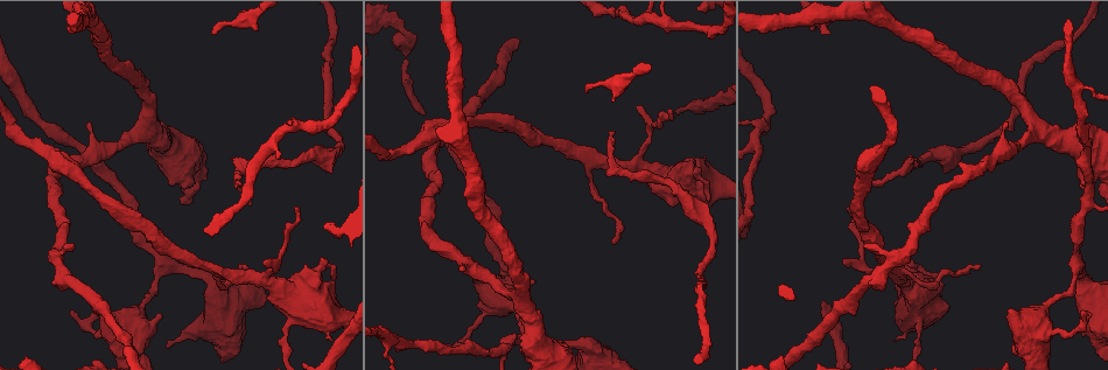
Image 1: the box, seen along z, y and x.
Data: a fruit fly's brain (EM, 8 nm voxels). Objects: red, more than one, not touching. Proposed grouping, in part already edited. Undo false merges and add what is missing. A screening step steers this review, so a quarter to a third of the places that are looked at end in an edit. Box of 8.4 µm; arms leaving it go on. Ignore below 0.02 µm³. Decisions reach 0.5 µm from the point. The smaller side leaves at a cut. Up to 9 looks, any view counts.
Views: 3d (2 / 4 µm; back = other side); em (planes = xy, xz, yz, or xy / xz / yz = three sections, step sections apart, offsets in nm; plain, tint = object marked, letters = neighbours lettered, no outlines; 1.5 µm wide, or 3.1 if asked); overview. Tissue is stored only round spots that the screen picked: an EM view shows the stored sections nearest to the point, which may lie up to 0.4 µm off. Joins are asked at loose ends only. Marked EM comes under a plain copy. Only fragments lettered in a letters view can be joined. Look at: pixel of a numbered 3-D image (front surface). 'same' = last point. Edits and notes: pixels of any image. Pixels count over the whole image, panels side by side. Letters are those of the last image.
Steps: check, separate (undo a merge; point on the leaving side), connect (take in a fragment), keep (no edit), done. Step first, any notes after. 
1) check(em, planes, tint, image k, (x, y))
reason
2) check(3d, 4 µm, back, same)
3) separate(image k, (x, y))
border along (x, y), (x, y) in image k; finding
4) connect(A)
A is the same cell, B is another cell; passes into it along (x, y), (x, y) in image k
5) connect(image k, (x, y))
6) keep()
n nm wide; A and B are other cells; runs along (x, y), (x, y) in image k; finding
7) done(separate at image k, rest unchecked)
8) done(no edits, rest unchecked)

check(em, planes, tint, image 1, (846, 208))
free end

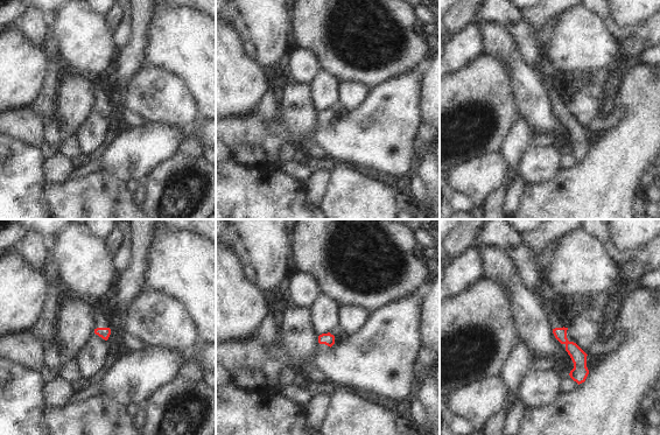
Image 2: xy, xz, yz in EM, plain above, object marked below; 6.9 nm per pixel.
check(em, planes, letters, same)
see the neighbours

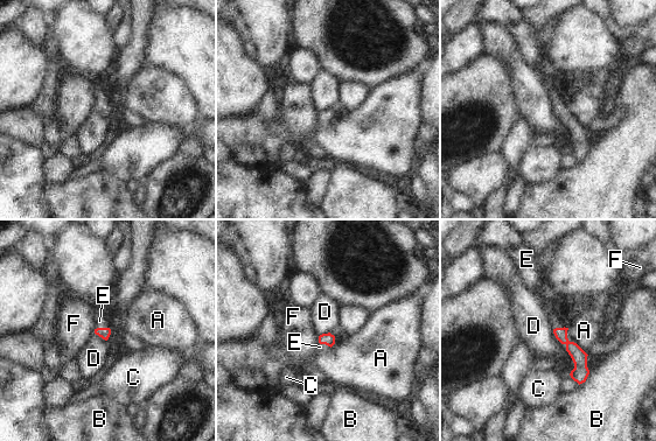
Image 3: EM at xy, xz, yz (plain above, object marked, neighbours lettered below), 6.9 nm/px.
connect(image 3, (320, 347))
D touches over 170 nm; E is the same cell, A, B, C, D and F are other cells; passes into it along (325, 338), (322, 343), (320, 347) in image 3; the neuron continues

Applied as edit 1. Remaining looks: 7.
check(overview)
see it whole again

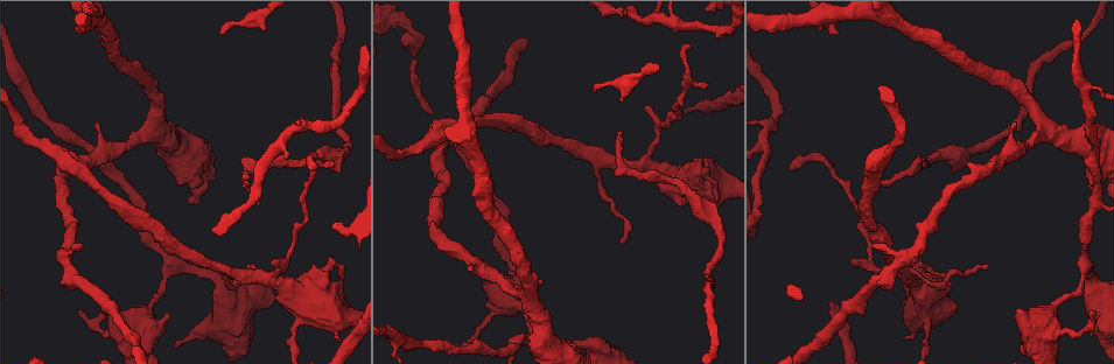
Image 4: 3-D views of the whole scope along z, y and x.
check(em, xz, step 4, tint, image 4, (278, 275))
thin arm on a thick one

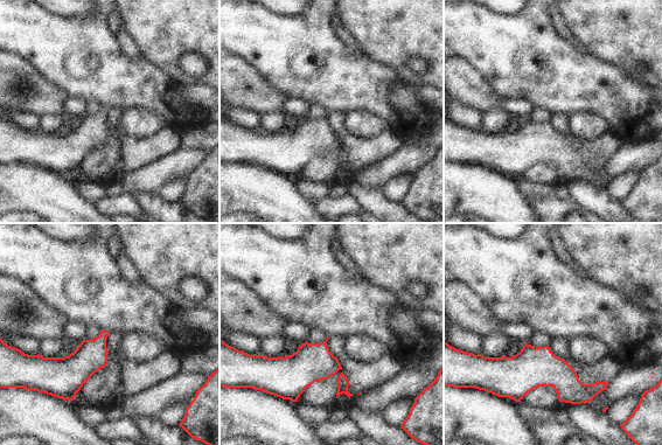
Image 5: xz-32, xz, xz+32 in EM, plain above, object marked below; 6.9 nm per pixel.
check(em, xz, step 4, letters, same)

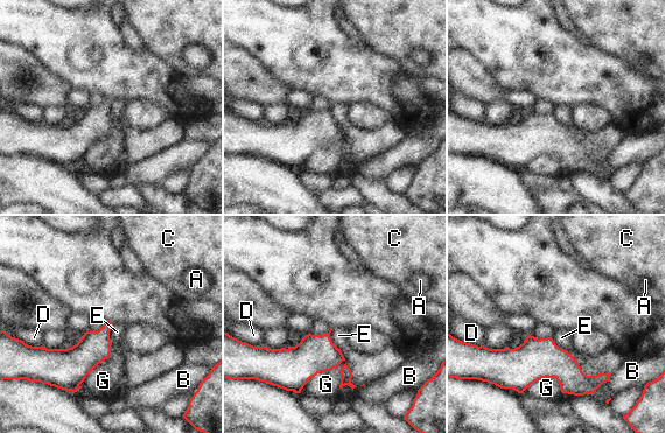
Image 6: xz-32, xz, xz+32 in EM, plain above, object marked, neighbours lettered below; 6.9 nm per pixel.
keep()
G touches over 380 nm; A, B, C, D, E and G are other cells; runs along (495, 351), (559, 363), (576, 381), (607, 376) in image 6; continuous, no second neuron

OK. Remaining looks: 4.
check(3d, 4 µm, image 4, (249, 267))

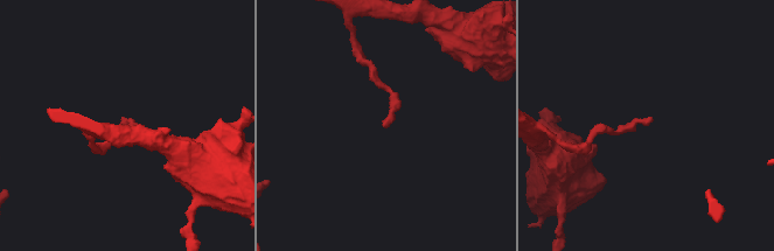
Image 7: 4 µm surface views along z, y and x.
check(em, planes, letters, image 7, (386, 126))

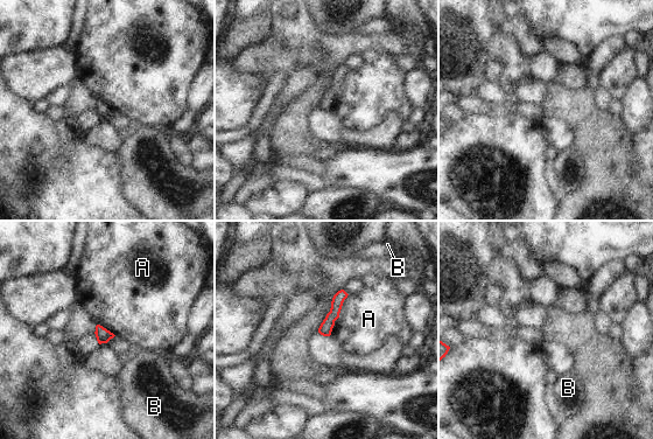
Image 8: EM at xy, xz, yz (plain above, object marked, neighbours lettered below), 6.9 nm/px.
keep()
A and B are other cells; runs along (342, 293), (325, 333) in image 8; no lettered fragment goes on from it

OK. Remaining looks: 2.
check(3d, 4 µm, image 4, (1073, 332))
thick turns thin

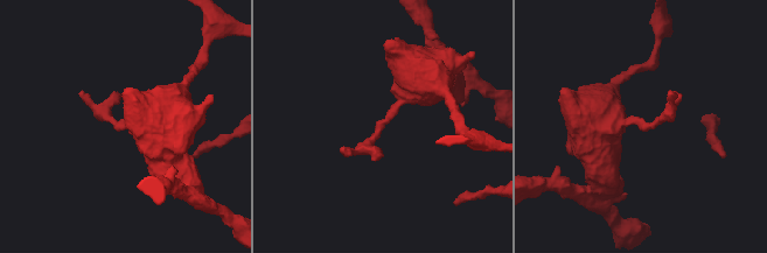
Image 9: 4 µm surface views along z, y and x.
check(em, planes, letters, image 9, (644, 123))

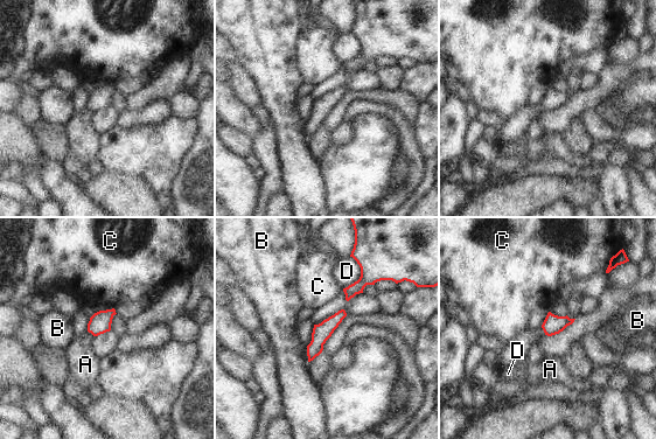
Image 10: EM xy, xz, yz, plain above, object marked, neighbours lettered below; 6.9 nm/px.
keep()
A, B, C and D are other cells; runs along (342, 313), (319, 336), (311, 356) in image 10; all the same neuron

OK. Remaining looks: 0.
done(connect at image 3, rest unchecked)

